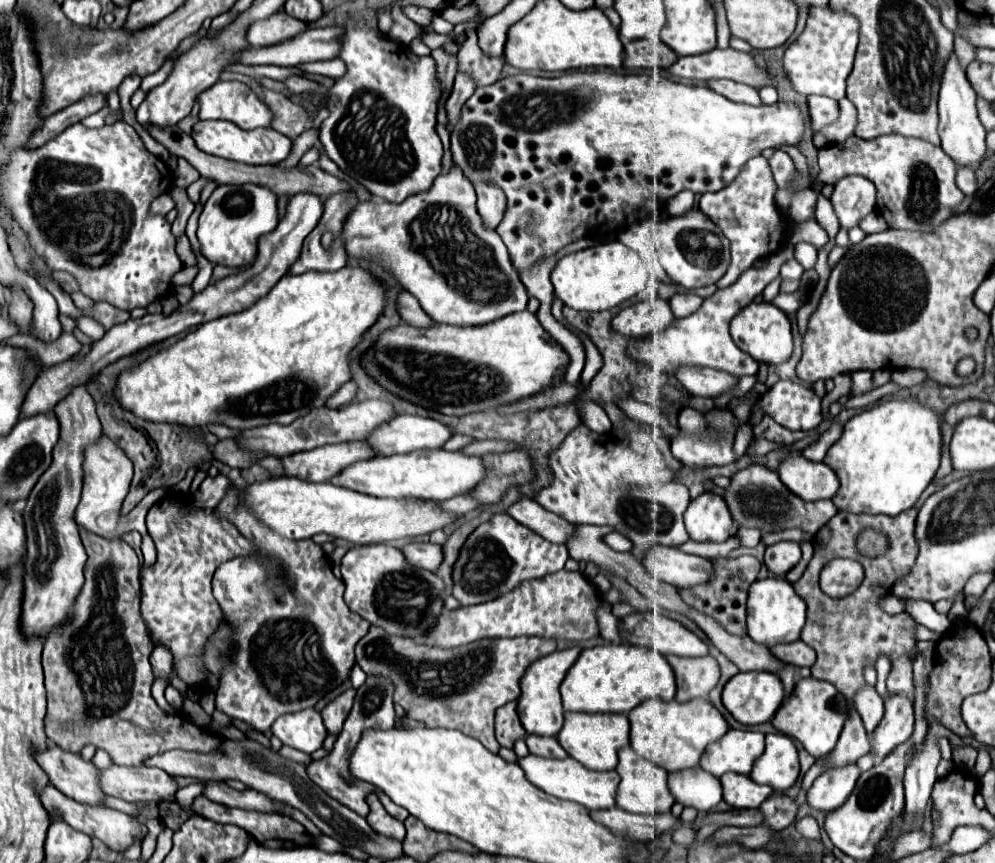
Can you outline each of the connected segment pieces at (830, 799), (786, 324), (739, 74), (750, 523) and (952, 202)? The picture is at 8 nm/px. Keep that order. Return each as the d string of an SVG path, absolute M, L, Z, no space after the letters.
M845 764L841 768L827 768L807 792L807 802L823 812L839 808L855 788L861 770L857 764Z
M751 302L745 306L733 320L731 320L731 338L735 344L751 354L757 362L767 364L781 364L793 352L793 336L791 336L791 322L783 310L773 306L771 302Z
M715 48L705 54L683 56L673 64L673 68L669 68L669 72L673 76L697 80L697 82L705 82L713 78L729 78L735 82L749 84L757 90L763 86L777 88L777 78L769 70L759 68L751 54L737 52L733 48L727 50Z
M749 464L747 468L735 472L731 476L729 486L725 488L723 496L733 520L739 524L739 528L759 528L765 532L779 532L785 528L799 528L803 532L813 532L813 528L821 528L833 514L837 514L837 508L831 500L821 502L805 502L799 496L795 496L777 476L777 472L765 468L763 464Z
M897 134L879 136L877 140L857 140L849 136L841 144L831 144L819 150L819 180L823 184L837 184L839 178L859 174L871 180L877 188L877 210L891 228L915 230L923 234L937 232L937 228L953 216L965 194L955 186L957 166L941 150L925 140L905 138Z

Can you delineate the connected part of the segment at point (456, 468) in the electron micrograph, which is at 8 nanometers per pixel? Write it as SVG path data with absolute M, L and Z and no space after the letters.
M437 450L437 452L411 452L411 454L393 454L393 456L377 456L373 460L357 462L345 468L337 478L333 478L335 484L365 492L371 496L379 498L425 498L425 500L447 500L453 496L469 494L473 492L475 486L479 486L487 476L487 468L483 466L481 456L467 456L463 452L447 452L447 450Z

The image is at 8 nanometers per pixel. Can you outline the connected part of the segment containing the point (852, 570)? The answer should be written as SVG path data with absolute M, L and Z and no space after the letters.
M834 559L821 571L820 587L831 598L851 594L864 578L861 564L850 559Z

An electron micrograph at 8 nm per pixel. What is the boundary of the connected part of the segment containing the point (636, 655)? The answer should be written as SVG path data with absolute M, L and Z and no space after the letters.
M607 644L585 648L561 682L565 712L621 712L627 714L649 698L673 700L675 676L659 652L631 644Z

